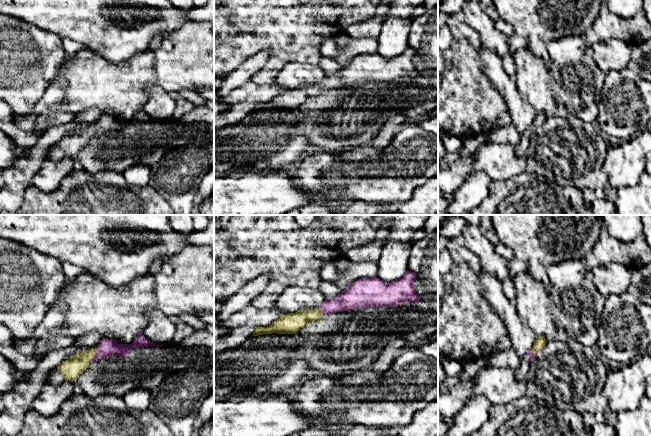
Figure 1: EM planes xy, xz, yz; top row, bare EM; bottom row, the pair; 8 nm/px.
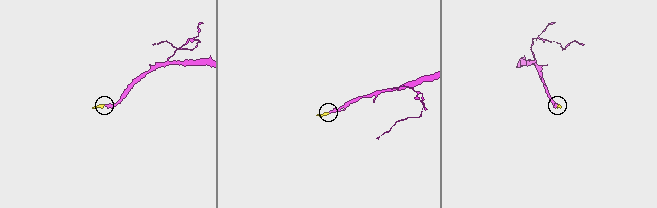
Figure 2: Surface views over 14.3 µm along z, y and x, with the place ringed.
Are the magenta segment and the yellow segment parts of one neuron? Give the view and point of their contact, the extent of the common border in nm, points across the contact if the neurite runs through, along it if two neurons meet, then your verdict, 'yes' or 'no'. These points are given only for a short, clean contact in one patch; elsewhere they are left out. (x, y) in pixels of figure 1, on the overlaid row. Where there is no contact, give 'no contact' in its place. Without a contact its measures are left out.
meets magenta in xy at (95, 355); contact 140 nm long; runs through xy (107, 347), (95, 355), (90, 355), (78, 363); yes

